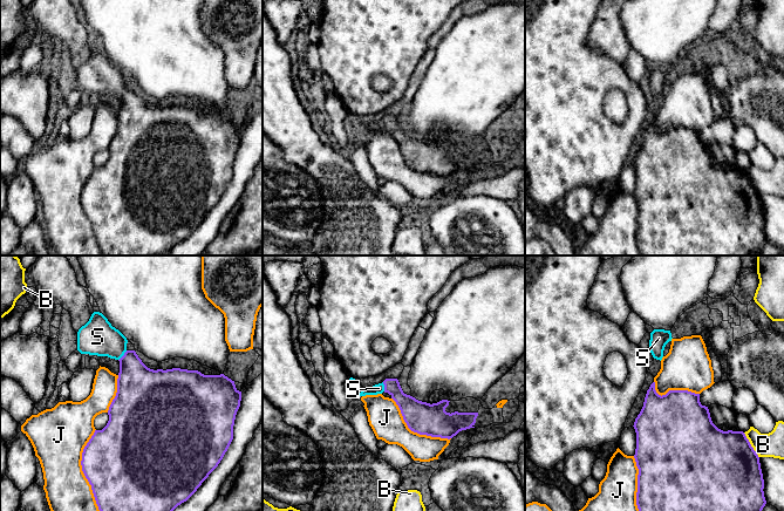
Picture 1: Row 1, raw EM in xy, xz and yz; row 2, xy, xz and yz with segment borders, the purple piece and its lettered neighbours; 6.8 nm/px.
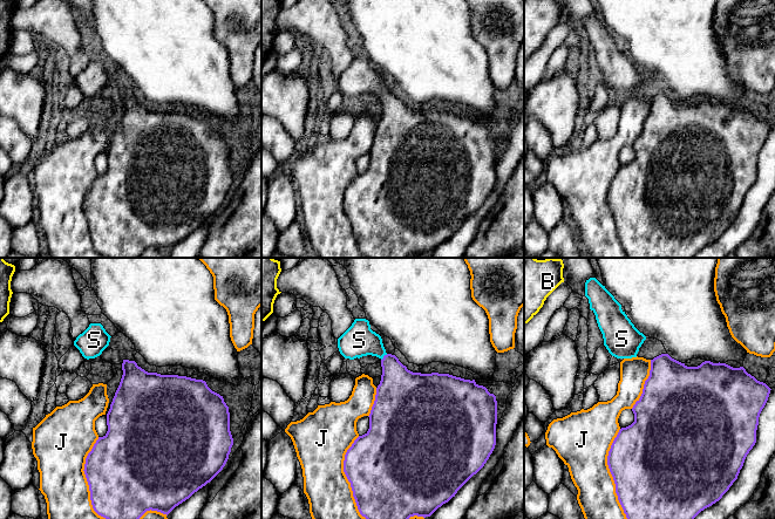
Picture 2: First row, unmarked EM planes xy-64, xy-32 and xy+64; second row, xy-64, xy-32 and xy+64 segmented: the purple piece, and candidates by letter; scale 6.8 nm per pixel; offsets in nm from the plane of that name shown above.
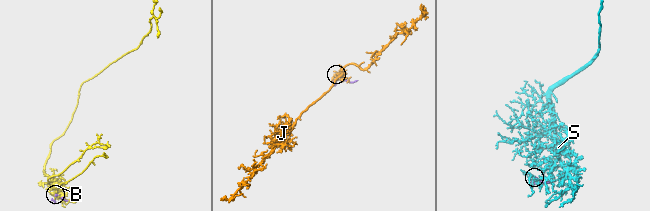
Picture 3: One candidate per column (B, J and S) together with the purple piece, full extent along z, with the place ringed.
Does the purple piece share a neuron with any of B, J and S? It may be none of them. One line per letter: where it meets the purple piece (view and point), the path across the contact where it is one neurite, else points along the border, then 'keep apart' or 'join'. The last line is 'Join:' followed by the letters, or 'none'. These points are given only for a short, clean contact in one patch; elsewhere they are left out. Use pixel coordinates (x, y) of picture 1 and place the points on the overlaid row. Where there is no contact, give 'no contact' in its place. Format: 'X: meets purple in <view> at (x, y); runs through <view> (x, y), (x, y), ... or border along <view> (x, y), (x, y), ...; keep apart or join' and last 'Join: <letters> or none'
B: meets purple in yz at (750, 445); keep apart
J: meets purple in xy at (82, 470); keep apart
S: meets purple in xy at (123, 355); runs through xy (138, 388), (130, 363), (123, 355), (109, 341), (97, 336); join
Join: S

